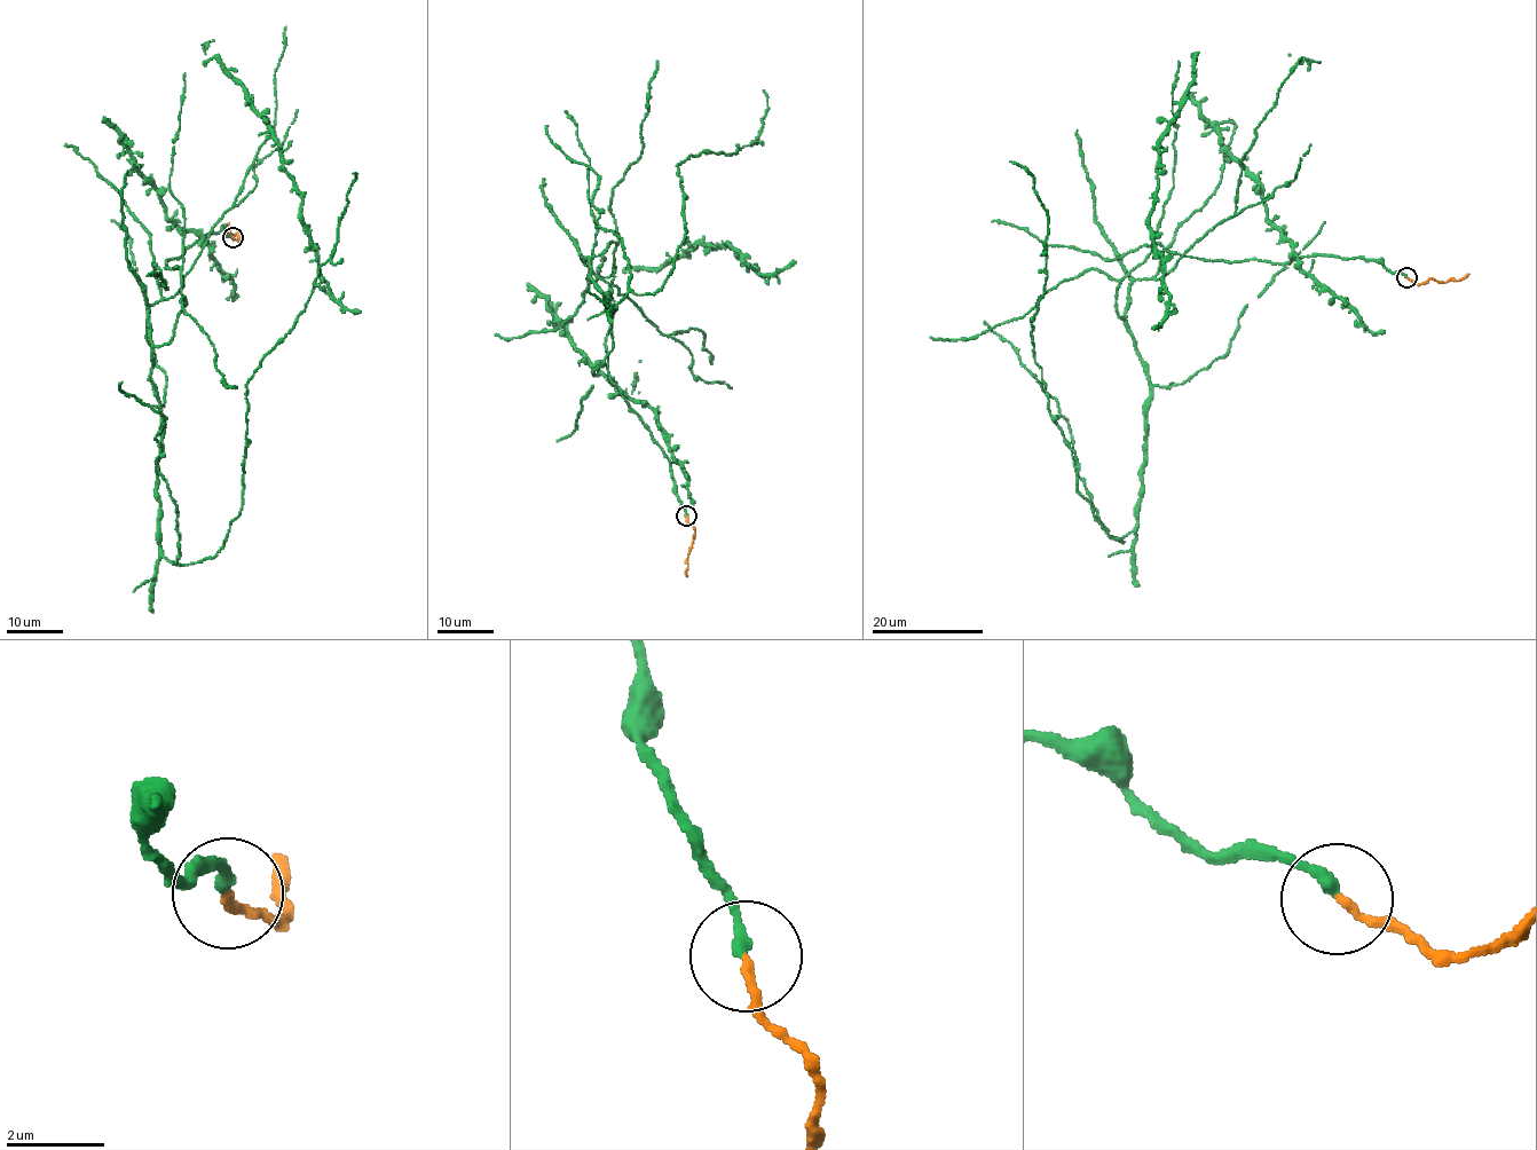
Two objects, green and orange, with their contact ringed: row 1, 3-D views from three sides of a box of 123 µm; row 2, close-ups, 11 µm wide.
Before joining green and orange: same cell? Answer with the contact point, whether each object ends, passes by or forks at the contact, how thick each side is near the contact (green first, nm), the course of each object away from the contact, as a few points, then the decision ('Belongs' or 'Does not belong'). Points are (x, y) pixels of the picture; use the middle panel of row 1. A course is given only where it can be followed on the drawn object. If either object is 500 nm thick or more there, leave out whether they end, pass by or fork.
Place: (686, 516). At the ring green ends. At the ring orange ends. Thickness 260 nm (green) against 160 nm. Course of green: (686, 516), (607, 370), (616, 243), (590, 259), (614, 309), (661, 289), (677, 165), (756, 143), (763, 89). Course of orange: (686, 516), (695, 534), (686, 560), (687, 576). Belongs

